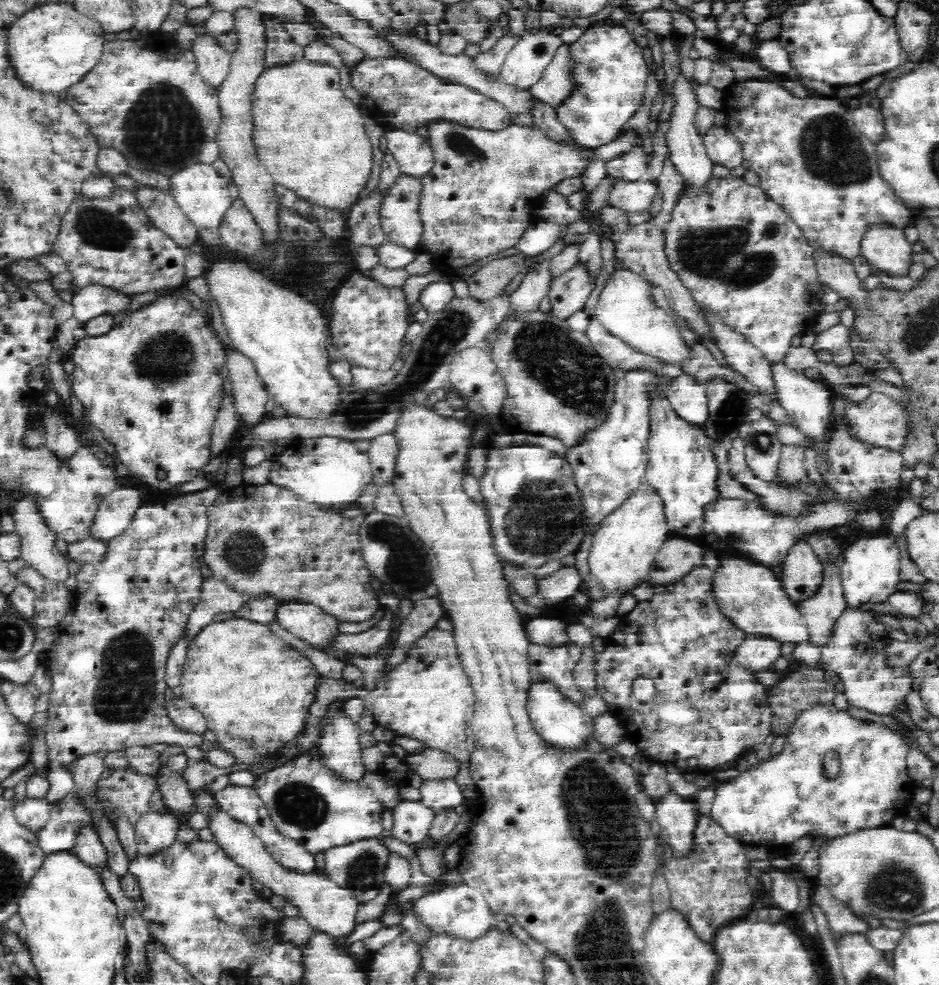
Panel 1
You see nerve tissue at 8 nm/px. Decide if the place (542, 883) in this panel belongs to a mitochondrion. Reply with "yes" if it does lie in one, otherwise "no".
no

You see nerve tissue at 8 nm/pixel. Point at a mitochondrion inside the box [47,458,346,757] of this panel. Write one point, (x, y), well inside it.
(126, 694)

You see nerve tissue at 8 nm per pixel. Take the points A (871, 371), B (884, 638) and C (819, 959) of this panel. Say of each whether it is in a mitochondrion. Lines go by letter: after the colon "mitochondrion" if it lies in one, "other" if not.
A: other
B: other
C: other

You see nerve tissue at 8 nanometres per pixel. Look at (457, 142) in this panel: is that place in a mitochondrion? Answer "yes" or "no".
yes

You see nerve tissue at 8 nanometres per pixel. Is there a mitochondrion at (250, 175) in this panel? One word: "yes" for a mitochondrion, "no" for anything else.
no

